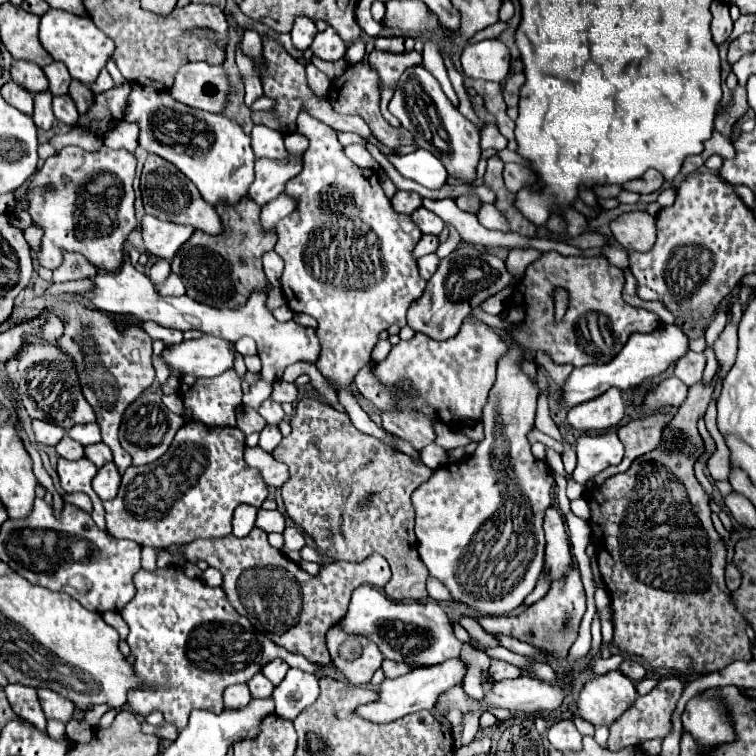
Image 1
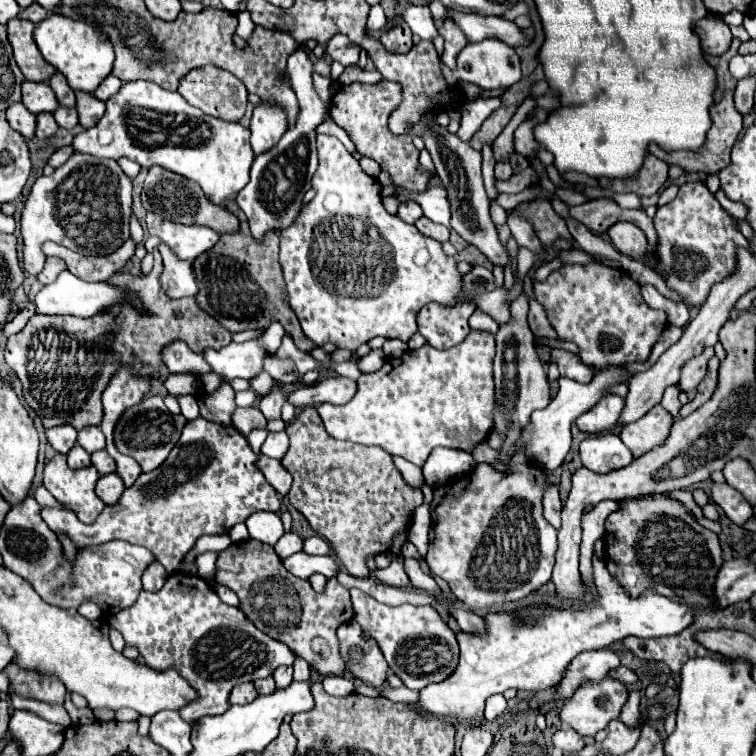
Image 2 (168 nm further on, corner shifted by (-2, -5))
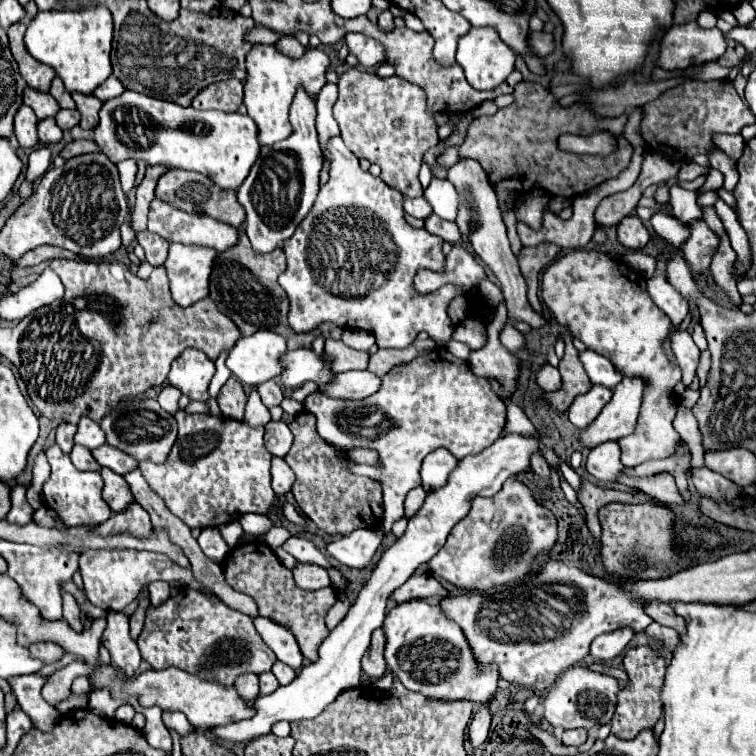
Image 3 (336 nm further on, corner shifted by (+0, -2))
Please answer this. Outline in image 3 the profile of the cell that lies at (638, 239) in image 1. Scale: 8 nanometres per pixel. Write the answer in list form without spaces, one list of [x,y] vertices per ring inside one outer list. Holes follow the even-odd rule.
[[[626,216],[626,218],[618,224],[616,232],[618,232],[618,242],[620,242],[622,246],[630,248],[630,250],[642,250],[642,248],[648,244],[648,240],[650,240],[650,232],[648,232],[648,228],[640,222],[638,216]]]

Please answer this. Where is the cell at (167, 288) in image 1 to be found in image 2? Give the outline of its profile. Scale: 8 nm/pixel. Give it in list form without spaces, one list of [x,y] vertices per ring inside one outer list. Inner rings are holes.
[[[160,243],[160,255],[164,259],[162,271],[162,287],[170,299],[196,297],[198,285],[194,279],[194,261],[178,259],[166,243]]]

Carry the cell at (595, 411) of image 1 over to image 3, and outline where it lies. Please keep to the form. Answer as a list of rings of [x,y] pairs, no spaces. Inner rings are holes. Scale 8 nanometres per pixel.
[[[592,386],[590,392],[576,396],[572,406],[570,406],[570,422],[578,428],[586,428],[590,422],[596,420],[596,416],[602,412],[602,408],[610,402],[612,398],[612,390],[606,386]]]

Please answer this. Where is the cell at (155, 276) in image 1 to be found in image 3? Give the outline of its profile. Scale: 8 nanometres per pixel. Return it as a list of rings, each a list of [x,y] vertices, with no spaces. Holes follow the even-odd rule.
[[[144,230],[144,232],[136,234],[136,240],[138,240],[138,244],[146,250],[146,260],[148,260],[152,266],[164,264],[166,254],[168,254],[168,246],[170,246],[170,244],[168,244],[162,236]]]

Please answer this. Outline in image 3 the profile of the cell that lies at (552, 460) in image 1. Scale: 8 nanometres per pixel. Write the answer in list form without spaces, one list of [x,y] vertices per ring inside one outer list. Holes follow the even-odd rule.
[[[542,430],[530,436],[508,434],[508,436],[498,438],[490,448],[486,448],[478,456],[462,458],[458,468],[448,476],[446,486],[428,492],[422,508],[408,520],[408,528],[404,536],[398,538],[396,544],[384,552],[384,556],[380,558],[378,566],[372,572],[372,578],[360,590],[356,602],[352,604],[342,624],[338,624],[330,632],[330,636],[322,642],[318,650],[320,660],[302,668],[300,674],[288,686],[280,686],[278,690],[274,690],[274,694],[266,694],[266,696],[260,694],[252,702],[252,708],[254,708],[252,718],[238,720],[228,726],[210,728],[210,734],[220,740],[248,744],[248,740],[256,740],[260,736],[270,734],[272,726],[280,720],[294,722],[302,718],[316,718],[330,702],[334,702],[334,698],[340,692],[358,688],[360,686],[360,660],[370,644],[372,630],[380,628],[384,622],[388,596],[396,588],[400,588],[420,564],[426,564],[444,546],[450,530],[468,514],[472,498],[494,496],[510,476],[514,476],[516,472],[530,470],[532,454],[540,452],[540,442],[542,442]]]

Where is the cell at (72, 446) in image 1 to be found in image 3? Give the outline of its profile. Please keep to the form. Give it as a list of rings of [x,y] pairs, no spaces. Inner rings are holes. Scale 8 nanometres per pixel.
[[[74,444],[72,452],[70,452],[70,458],[72,458],[72,464],[78,470],[100,470],[98,462],[92,458],[92,454],[90,454],[88,448],[82,448],[82,446]]]

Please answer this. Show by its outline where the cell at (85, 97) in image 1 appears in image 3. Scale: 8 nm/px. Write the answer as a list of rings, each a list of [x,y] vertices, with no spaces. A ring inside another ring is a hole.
[[[74,92],[72,98],[74,98],[76,108],[78,108],[80,116],[82,116],[80,126],[84,130],[92,130],[98,124],[98,110],[102,108],[102,102],[92,94],[80,94],[80,92]]]

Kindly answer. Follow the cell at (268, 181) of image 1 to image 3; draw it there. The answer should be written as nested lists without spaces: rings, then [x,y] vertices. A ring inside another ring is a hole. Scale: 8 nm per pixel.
[[[300,86],[294,96],[294,104],[290,106],[290,124],[294,132],[278,144],[260,148],[258,160],[236,192],[238,202],[246,210],[244,230],[252,242],[254,252],[258,254],[282,246],[282,242],[294,234],[296,226],[306,218],[314,204],[314,198],[318,194],[318,174],[322,170],[322,152],[318,148],[314,122],[316,98]]]

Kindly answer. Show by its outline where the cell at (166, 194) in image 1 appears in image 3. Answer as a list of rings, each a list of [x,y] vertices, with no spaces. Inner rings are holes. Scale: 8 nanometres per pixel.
[[[168,168],[156,184],[156,198],[190,214],[206,214],[214,220],[220,220],[224,224],[230,224],[234,228],[238,228],[244,222],[244,210],[236,200],[236,192],[234,190],[222,190],[218,188],[208,176],[202,176],[198,172],[190,172],[190,170],[180,170],[180,168]]]

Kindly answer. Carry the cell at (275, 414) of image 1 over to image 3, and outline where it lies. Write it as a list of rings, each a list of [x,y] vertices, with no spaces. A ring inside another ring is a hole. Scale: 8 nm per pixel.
[[[268,380],[264,384],[258,384],[258,392],[260,392],[264,406],[268,406],[268,408],[280,406],[280,402],[284,400],[284,392],[276,380]]]

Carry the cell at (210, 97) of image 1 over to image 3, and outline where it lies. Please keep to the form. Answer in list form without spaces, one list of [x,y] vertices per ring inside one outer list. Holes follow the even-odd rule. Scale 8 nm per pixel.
[[[210,84],[204,88],[204,92],[198,92],[198,96],[194,96],[192,108],[236,112],[242,104],[242,88],[242,84]]]

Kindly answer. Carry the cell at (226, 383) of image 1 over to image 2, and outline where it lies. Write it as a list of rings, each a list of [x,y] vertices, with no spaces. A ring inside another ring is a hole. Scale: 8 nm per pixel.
[[[222,383],[218,391],[206,395],[202,393],[198,399],[200,403],[200,415],[204,419],[210,419],[214,423],[220,423],[220,425],[230,425],[230,417],[232,417],[232,411],[236,409],[236,403],[234,403],[234,389],[228,385],[228,383]]]

